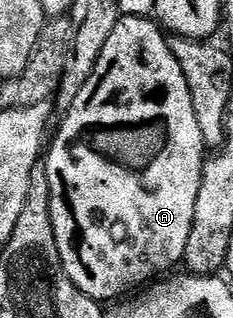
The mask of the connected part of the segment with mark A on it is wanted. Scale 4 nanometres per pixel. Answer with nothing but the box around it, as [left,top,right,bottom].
[44,16,208,302]

